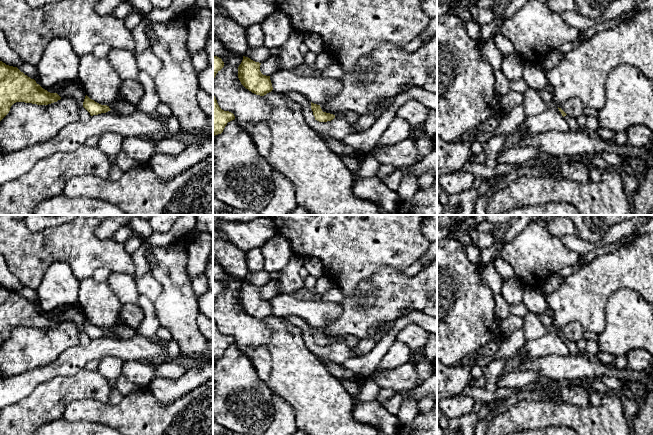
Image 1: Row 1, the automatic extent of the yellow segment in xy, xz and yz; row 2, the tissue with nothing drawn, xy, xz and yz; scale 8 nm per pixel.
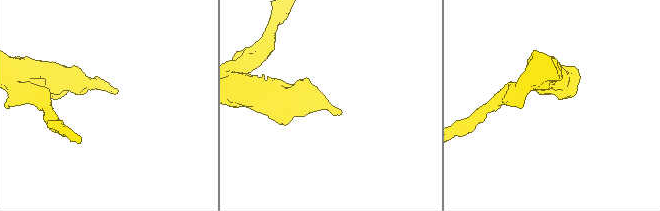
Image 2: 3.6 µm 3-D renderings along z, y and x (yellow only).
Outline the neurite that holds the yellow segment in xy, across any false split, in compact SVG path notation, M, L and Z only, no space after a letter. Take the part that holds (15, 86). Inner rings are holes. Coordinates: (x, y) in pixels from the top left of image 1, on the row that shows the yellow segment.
M0 61L0 121L16 102L48 105L60 99L57 93L50 93L43 89L17 67Z

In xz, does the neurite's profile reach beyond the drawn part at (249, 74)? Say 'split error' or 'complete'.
complete

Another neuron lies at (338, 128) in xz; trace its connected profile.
M289 91L283 94L301 106L307 125L309 125L318 134L327 134L330 137L341 141L346 136L356 133L355 124L348 123L346 118L342 115L339 115L333 120L327 122L317 121L311 109L311 102L301 93Z

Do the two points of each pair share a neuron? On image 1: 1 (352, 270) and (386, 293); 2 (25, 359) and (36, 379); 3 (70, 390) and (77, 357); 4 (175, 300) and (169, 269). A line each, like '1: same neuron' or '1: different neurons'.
1: different neurons
2: different neurons
3: different neurons
4: same neuron

